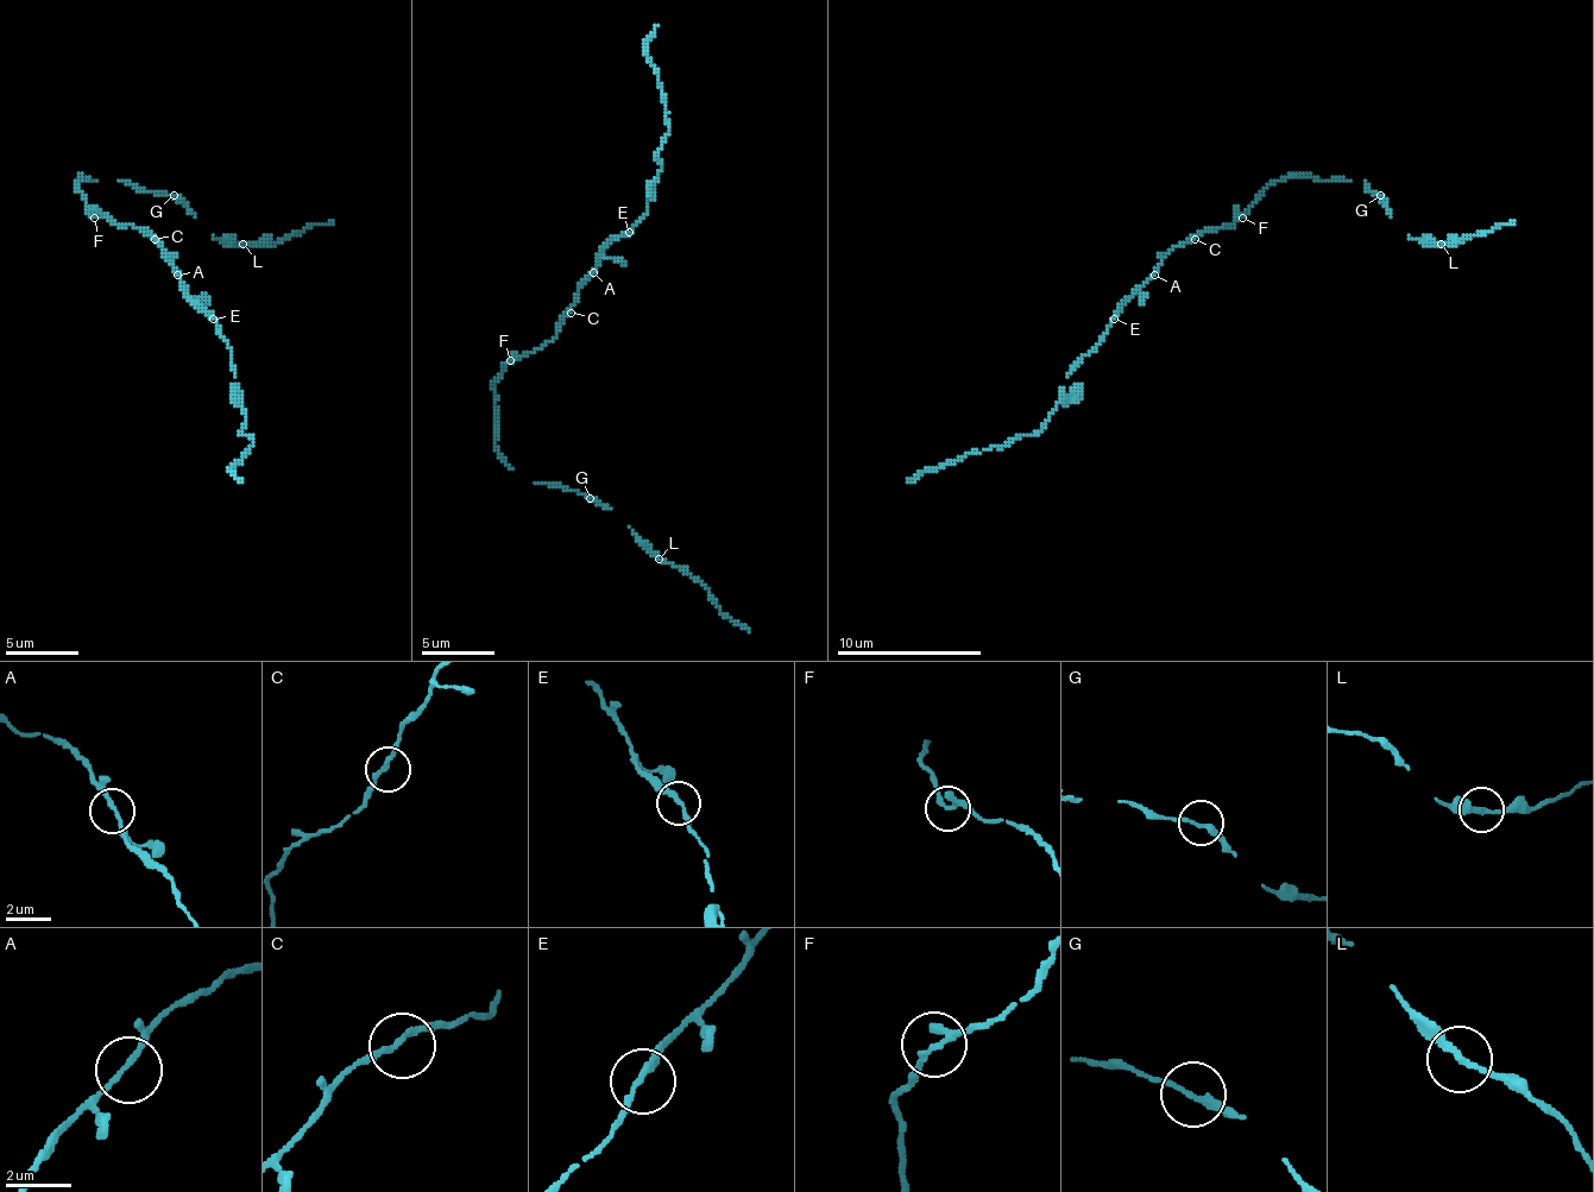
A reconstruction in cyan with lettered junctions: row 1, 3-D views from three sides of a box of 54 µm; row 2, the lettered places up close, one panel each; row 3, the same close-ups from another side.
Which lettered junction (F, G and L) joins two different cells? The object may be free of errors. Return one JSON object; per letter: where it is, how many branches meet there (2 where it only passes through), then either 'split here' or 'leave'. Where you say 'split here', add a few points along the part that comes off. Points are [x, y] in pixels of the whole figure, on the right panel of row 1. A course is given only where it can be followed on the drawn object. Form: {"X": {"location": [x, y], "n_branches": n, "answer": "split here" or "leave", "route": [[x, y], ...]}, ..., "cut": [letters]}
{"F": {"location": [1242, 218], "n_branches": 2, "answer": "leave"}, "G": {"location": [1380, 195], "n_branches": 2, "answer": "leave"}, "L": {"location": [1441, 244], "n_branches": 2, "answer": "leave"}, "cut": []}

